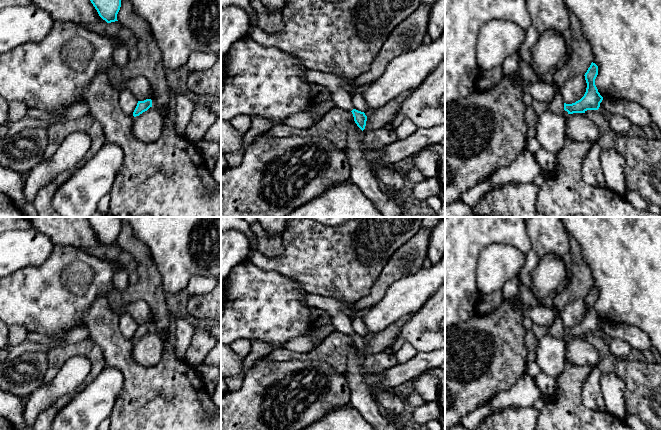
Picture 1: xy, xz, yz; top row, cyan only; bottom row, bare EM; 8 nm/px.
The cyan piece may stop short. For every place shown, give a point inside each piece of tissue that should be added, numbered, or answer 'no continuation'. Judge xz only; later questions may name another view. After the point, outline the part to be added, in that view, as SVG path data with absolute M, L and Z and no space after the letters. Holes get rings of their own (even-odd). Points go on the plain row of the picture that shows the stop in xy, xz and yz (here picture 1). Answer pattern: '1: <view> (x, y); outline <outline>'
1: xz (337, 309); outline M307 294L302 299L302 302L311 308L318 308L326 311L331 316L332 324L336 328L336 331L347 335L352 335L354 333L351 325L352 320L347 313L351 310L354 303L317 294Z

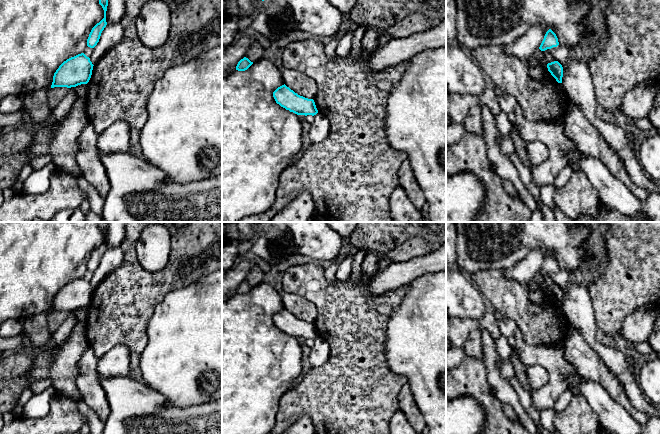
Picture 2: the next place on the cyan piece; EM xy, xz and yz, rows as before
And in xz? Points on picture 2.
no continuation

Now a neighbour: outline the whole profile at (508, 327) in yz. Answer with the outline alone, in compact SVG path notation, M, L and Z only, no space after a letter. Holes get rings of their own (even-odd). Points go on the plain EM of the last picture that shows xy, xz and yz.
M505 316L498 320L498 326L500 328L501 335L506 338L513 337L518 330L517 323L513 319Z

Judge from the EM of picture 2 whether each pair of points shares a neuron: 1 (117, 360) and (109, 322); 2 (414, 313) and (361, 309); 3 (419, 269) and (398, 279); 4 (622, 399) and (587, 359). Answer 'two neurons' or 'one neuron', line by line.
1: two neurons
2: two neurons
3: one neuron
4: one neuron

